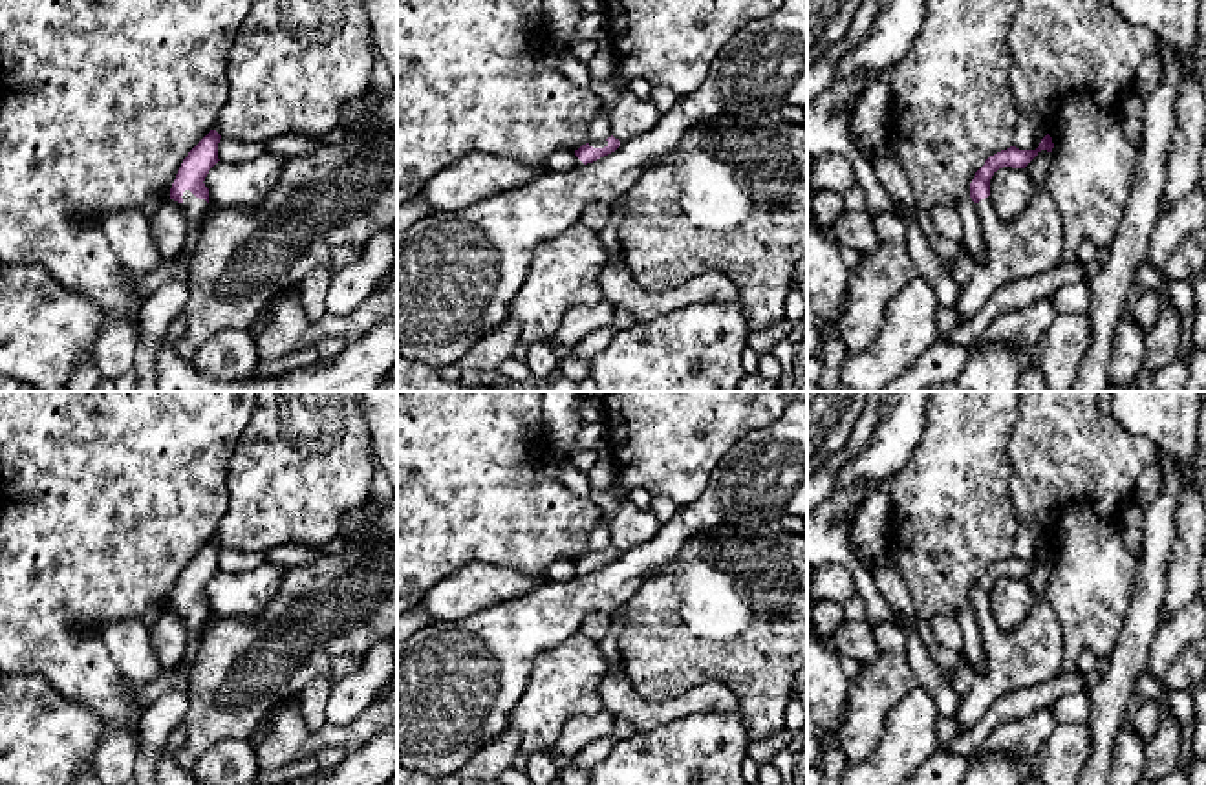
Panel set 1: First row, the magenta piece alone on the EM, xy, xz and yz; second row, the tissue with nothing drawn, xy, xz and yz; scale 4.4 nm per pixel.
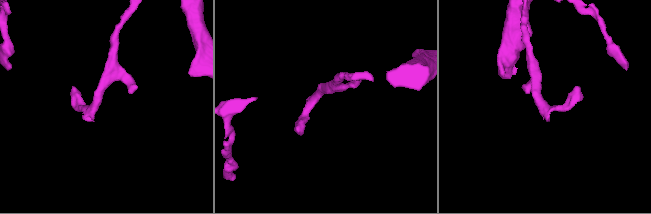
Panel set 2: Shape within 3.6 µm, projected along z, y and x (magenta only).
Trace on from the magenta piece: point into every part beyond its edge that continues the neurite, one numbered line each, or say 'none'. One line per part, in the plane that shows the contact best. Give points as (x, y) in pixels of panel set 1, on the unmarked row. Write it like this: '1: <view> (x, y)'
1: xy (194, 617)

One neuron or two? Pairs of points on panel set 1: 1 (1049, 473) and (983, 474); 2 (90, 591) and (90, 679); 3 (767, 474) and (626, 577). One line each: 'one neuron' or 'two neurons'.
1: two neurons
2: one neuron
3: one neuron

